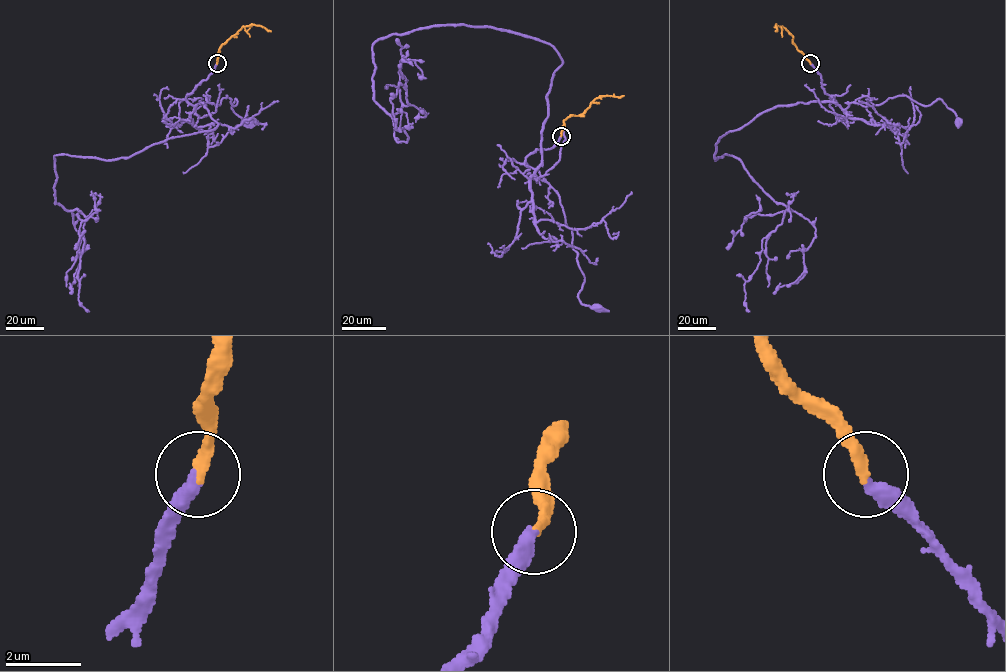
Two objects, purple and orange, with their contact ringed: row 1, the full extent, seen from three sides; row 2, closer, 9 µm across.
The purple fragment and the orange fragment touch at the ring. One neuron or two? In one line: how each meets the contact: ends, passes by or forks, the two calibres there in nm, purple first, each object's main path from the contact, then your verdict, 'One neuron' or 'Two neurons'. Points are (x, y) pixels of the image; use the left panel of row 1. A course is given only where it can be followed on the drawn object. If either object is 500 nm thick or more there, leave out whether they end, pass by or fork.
At the ring purple ends. At the ring orange ends. Thickness 400 nm (purple) against 300 nm. Course of purple: (216, 63), (185, 98), (197, 109), (226, 95), (250, 121). Course of orange: (216, 63), (220, 46), (242, 26), (261, 26), (271, 31). One neuron

